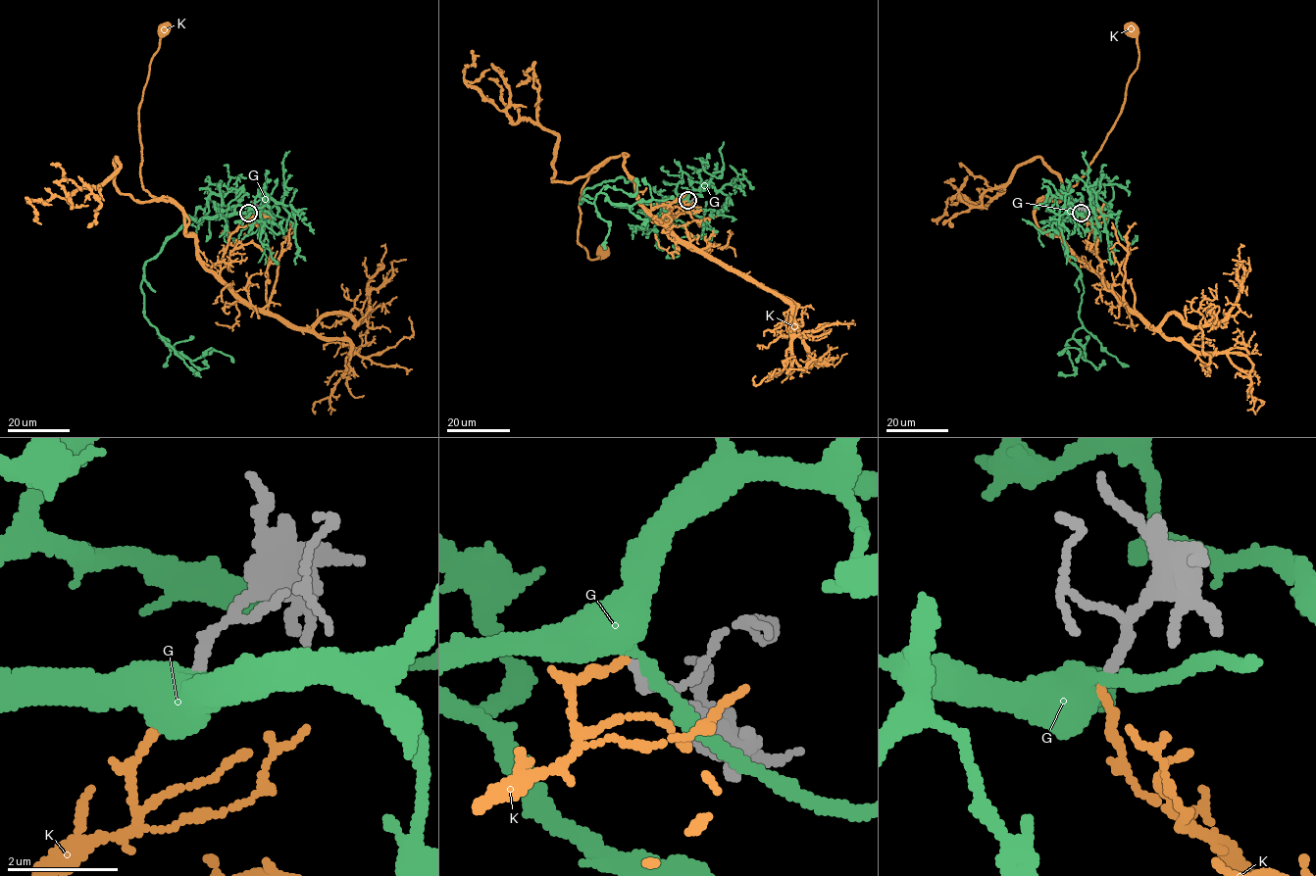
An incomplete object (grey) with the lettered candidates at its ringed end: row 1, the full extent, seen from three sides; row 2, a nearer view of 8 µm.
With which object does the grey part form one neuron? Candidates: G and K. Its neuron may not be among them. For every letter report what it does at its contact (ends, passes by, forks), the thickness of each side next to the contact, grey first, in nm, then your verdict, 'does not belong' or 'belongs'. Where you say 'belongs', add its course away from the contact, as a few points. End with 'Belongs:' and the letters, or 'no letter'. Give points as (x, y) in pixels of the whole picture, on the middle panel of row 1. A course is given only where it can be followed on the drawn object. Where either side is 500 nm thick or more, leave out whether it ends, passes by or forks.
G: it passes by; 200 nm thick on the grey side, 320 nm on the other; does not belong
K: it ends there; 200 nm thick on the grey side, 130 nm on the other; does not belong
Belongs: no letter

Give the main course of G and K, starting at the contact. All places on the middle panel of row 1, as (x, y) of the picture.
G: (687, 200), (642, 203), (632, 182), (617, 177), (587, 187), (580, 203), (603, 193), (630, 206), (673, 196)
K: (687, 200), (657, 222), (622, 154), (612, 157), (588, 175), (579, 205), (577, 241), (589, 260), (602, 252)

